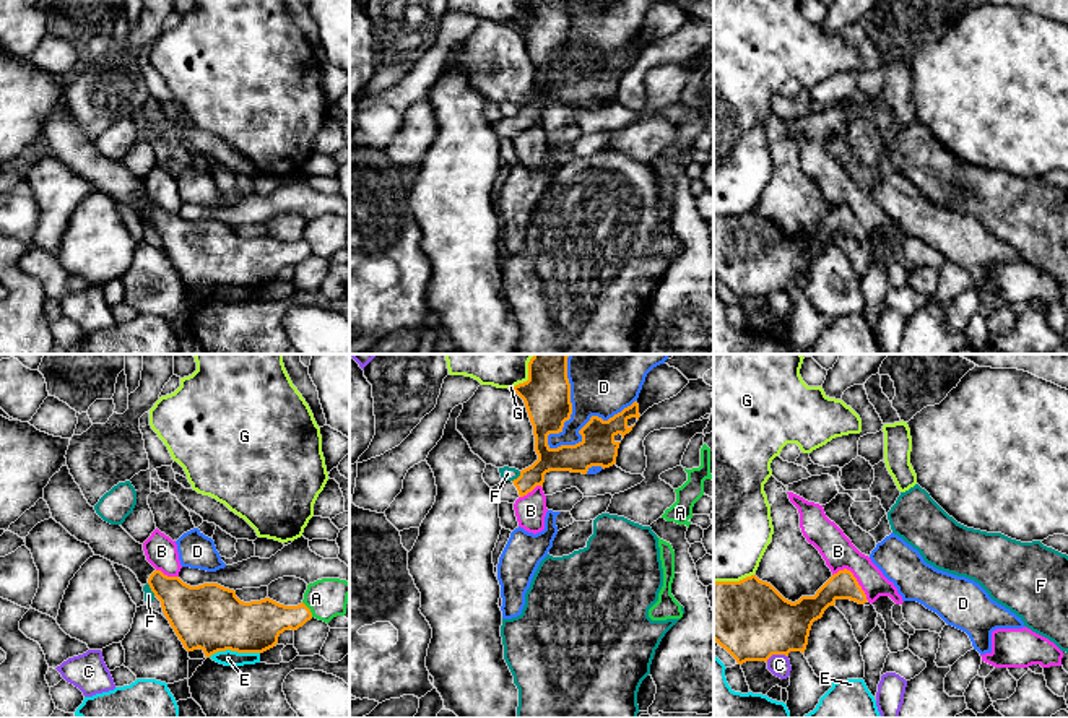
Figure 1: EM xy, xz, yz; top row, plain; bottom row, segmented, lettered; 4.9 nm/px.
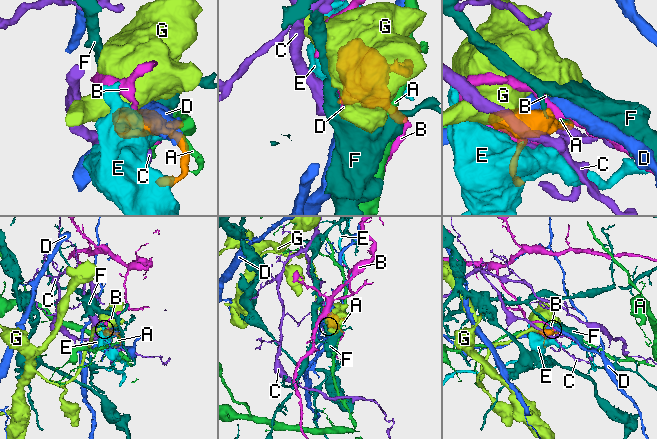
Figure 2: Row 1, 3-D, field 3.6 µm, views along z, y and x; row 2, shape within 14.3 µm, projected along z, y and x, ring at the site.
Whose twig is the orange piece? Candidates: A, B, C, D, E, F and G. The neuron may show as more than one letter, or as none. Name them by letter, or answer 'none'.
none

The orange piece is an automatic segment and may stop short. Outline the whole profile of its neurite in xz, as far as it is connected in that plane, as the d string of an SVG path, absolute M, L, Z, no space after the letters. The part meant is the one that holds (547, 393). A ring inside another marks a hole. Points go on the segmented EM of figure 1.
M533 354L528 362L528 380L514 387L523 400L535 435L535 452L538 460L520 471L514 481L502 481L491 487L499 502L515 504L536 486L543 487L545 474L549 471L582 473L592 466L610 468L616 463L618 434L624 435L634 426L627 426L631 417L639 421L639 404L634 401L608 421L592 416L579 430L582 440L575 445L548 445L549 434L562 432L564 422L571 419L571 383L567 378L569 354Z

